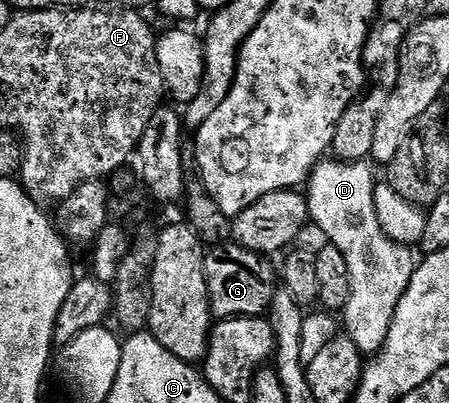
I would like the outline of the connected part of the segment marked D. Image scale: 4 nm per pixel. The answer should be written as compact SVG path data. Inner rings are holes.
M335 158L321 159L319 163L317 163L316 166L312 169L306 180L306 187L308 186L308 192L306 191L306 207L308 209L311 223L313 225L316 223L317 230L325 236L323 239L327 241L327 243L333 244L333 246L335 246L336 249L338 249L338 251L340 251L342 254L342 258L346 260L346 270L348 271L349 278L349 290L348 301L344 304L342 309L342 315L344 315L344 324L342 320L343 331L346 333L348 338L353 340L354 346L359 348L361 353L372 354L381 347L384 337L387 336L388 326L392 321L394 310L396 309L396 301L400 300L410 278L412 277L412 273L416 271L418 264L415 259L412 261L413 249L411 247L399 244L393 240L389 240L386 233L381 231L379 225L376 224L374 217L374 183L372 184L372 172L367 168L366 165L367 163L364 162L345 162Z

